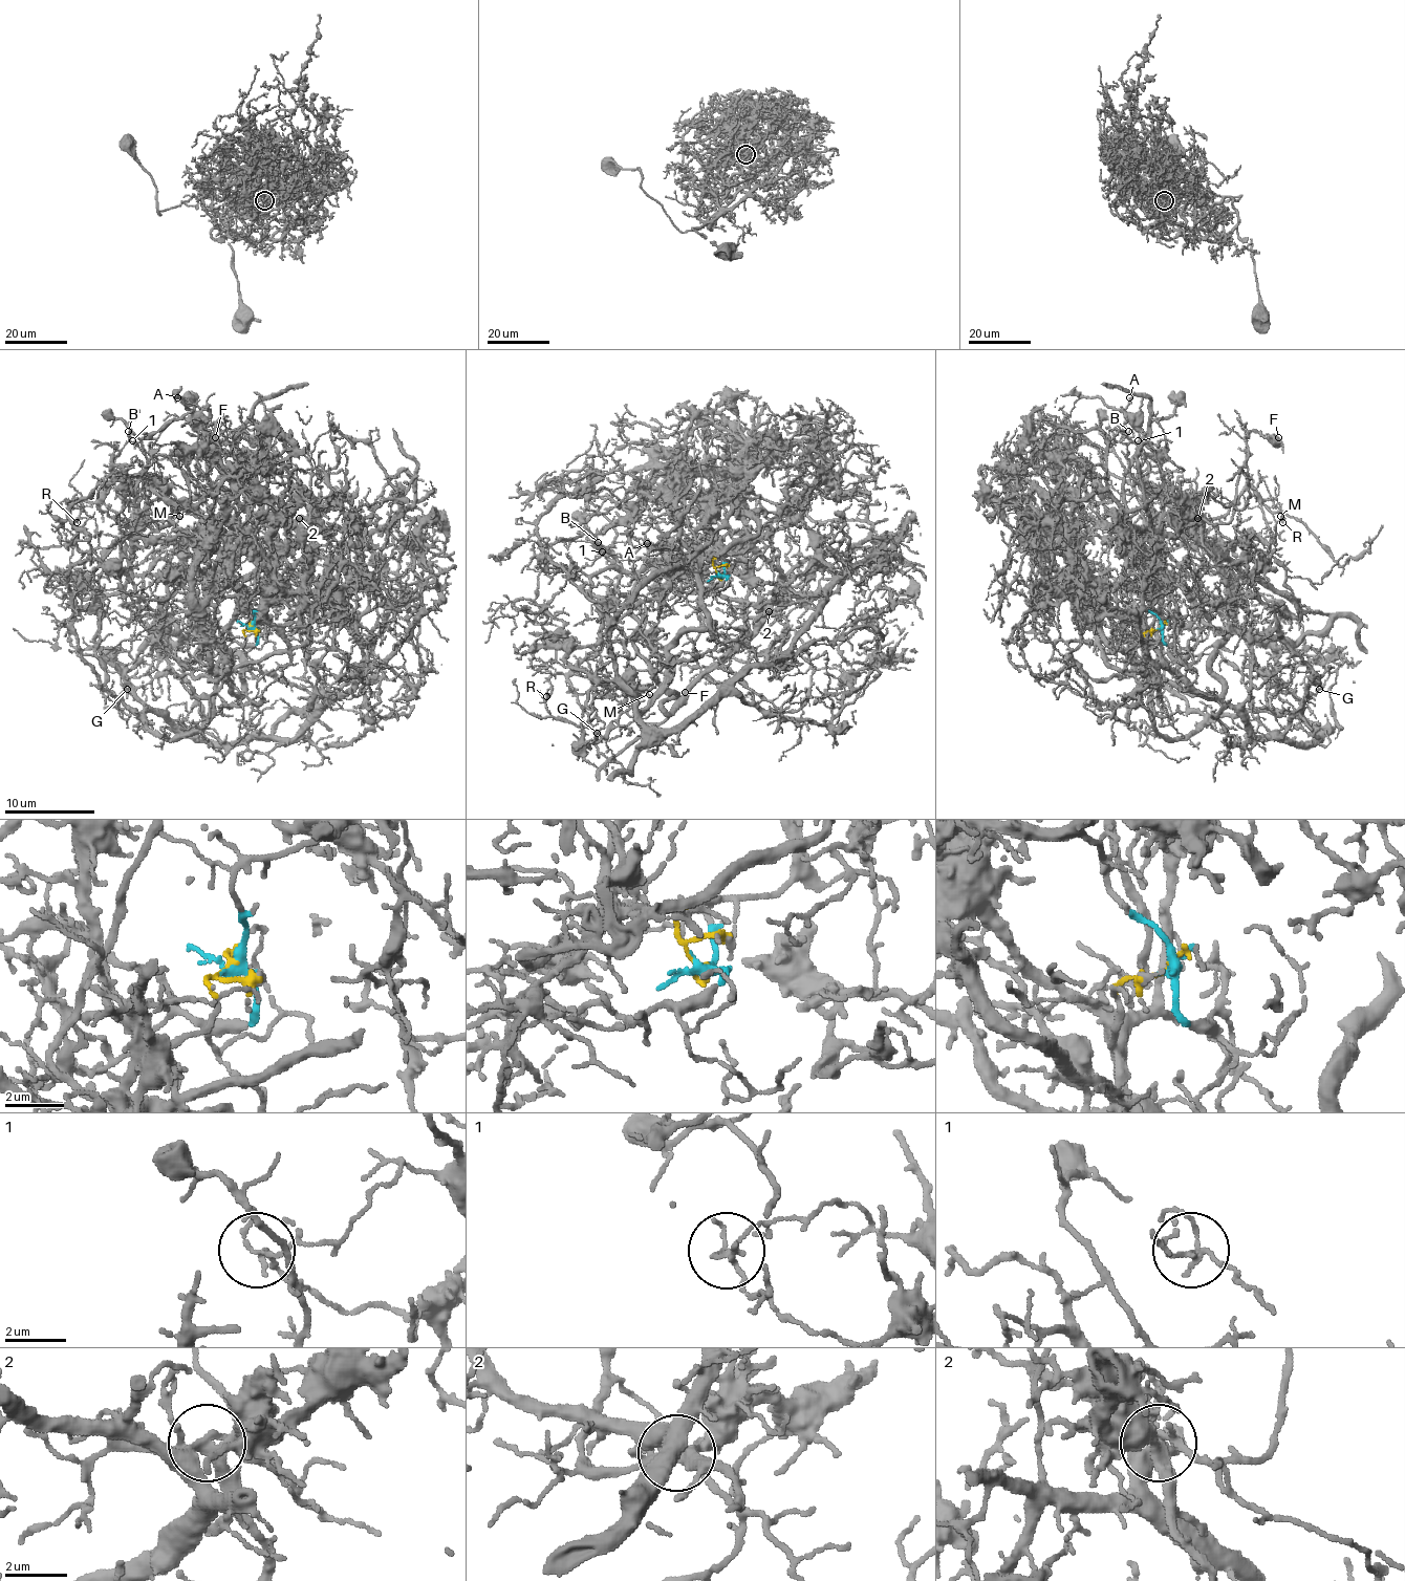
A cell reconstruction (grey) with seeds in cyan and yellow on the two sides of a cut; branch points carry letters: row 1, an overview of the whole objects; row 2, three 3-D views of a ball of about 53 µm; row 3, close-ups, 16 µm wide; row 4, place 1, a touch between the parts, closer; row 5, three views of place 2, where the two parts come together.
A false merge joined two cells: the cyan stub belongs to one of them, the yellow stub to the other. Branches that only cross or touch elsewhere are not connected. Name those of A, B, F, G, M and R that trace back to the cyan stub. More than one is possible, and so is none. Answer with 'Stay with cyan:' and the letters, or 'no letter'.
Stay with cyan: A, B, F, G, M, R

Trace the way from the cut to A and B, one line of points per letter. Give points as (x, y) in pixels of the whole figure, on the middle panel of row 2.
A: (719, 574), (749, 549), (778, 592), (721, 597), (670, 540), (647, 542)
B: (719, 574), (749, 549), (778, 592), (721, 597), (678, 554), (598, 542)

